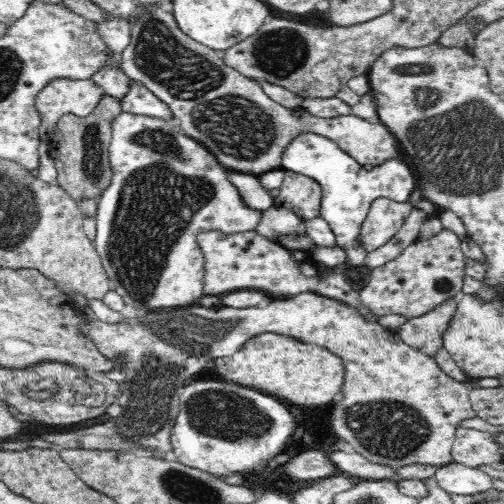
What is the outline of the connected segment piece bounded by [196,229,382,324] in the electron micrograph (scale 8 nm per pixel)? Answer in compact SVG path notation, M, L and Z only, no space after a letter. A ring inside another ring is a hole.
M204 229L196 235L197 243L204 257L204 276L202 293L216 296L237 291L260 291L264 295L276 299L291 299L302 292L312 292L316 295L338 300L353 308L364 320L380 324L382 315L378 315L362 303L360 293L350 287L344 278L347 266L330 268L324 278L304 278L298 270L298 262L292 257L291 251L281 243L259 234L256 229L244 232L224 233L220 230Z

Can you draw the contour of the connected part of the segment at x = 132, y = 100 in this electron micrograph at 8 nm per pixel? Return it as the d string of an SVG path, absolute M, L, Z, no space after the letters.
M133 81L131 93L120 100L122 112L130 112L135 115L154 116L168 119L173 112L167 104L164 104L155 94L140 83Z

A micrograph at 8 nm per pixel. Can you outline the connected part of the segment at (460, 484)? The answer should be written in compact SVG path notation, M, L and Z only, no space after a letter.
M452 462L439 467L432 477L446 493L473 496L492 489L493 478L480 468Z

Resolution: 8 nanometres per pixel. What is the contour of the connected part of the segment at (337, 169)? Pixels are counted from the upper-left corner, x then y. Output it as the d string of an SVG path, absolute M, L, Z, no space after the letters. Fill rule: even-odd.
M300 131L299 135L290 140L289 146L282 154L280 169L259 174L262 188L268 191L279 188L285 171L310 176L321 186L319 215L329 223L335 236L335 244L347 252L352 265L362 263L369 253L364 241L360 239L360 230L370 214L372 202L380 198L409 202L416 188L414 174L408 165L390 161L368 171L356 159L343 152L332 139L312 131Z

